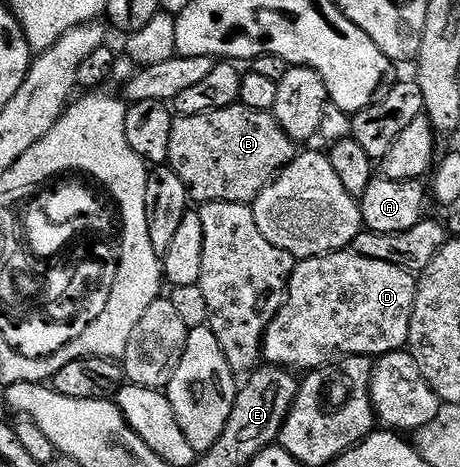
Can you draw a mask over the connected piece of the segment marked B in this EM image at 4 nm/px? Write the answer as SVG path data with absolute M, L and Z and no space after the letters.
M240 104L210 110L204 114L187 114L178 117L171 128L168 166L183 180L194 203L244 202L252 203L262 190L293 161L295 143L283 132L272 113L248 110Z

